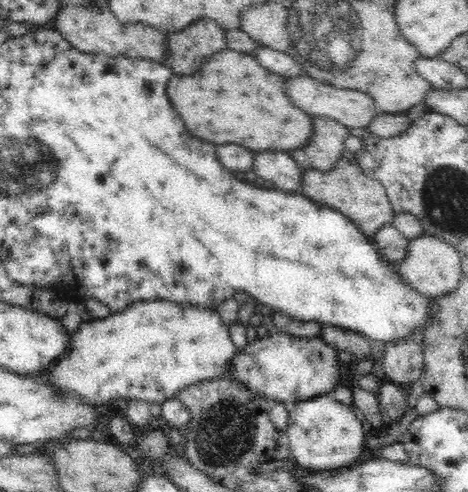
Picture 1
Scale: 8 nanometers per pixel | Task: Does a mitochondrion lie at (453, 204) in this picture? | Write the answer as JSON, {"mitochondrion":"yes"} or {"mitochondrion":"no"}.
{"mitochondrion":"yes"}

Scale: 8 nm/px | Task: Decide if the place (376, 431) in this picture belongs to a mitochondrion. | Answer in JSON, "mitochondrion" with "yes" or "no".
{"mitochondrion":"no"}

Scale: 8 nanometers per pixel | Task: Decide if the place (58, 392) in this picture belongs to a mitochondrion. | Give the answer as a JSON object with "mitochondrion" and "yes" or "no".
{"mitochondrion":"no"}

